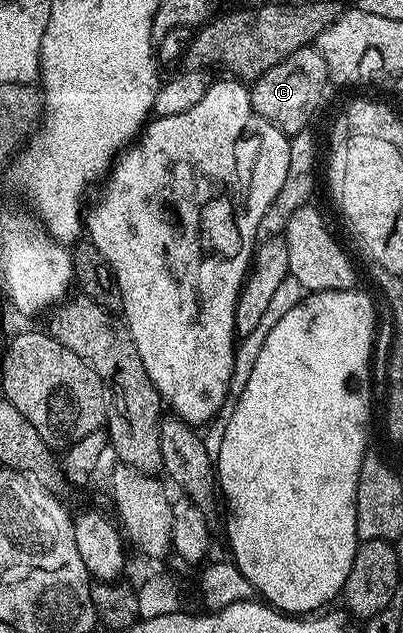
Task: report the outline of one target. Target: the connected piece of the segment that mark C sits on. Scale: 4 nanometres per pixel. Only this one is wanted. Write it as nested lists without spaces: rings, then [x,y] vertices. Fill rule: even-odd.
[[[301,52],[291,57],[288,64],[279,65],[277,69],[269,67],[265,75],[261,75],[250,86],[251,106],[269,123],[273,123],[283,133],[294,135],[302,133],[308,128],[307,124],[312,123],[315,117],[312,112],[312,105],[315,105],[316,97],[319,97],[319,88],[323,84],[324,62],[319,60],[315,53]]]

